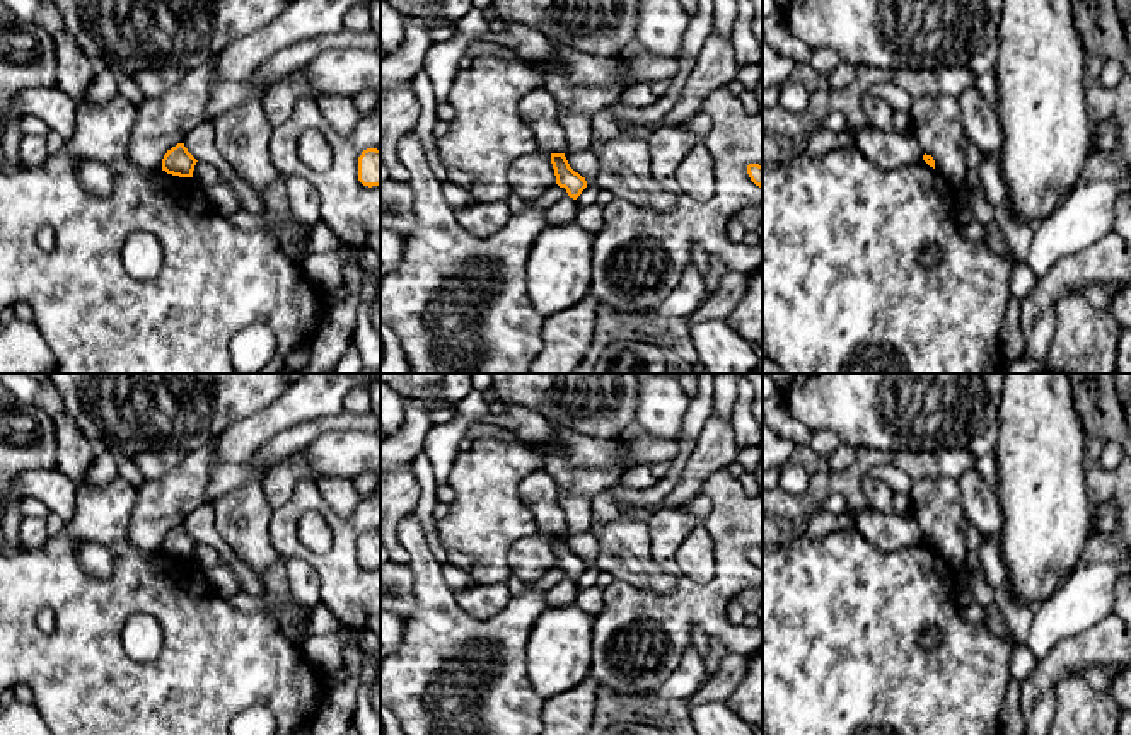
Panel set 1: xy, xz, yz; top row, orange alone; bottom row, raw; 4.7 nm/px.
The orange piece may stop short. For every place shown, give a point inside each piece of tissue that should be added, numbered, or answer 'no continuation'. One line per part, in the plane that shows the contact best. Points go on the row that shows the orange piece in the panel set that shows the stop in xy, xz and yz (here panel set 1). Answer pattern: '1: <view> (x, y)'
no continuation

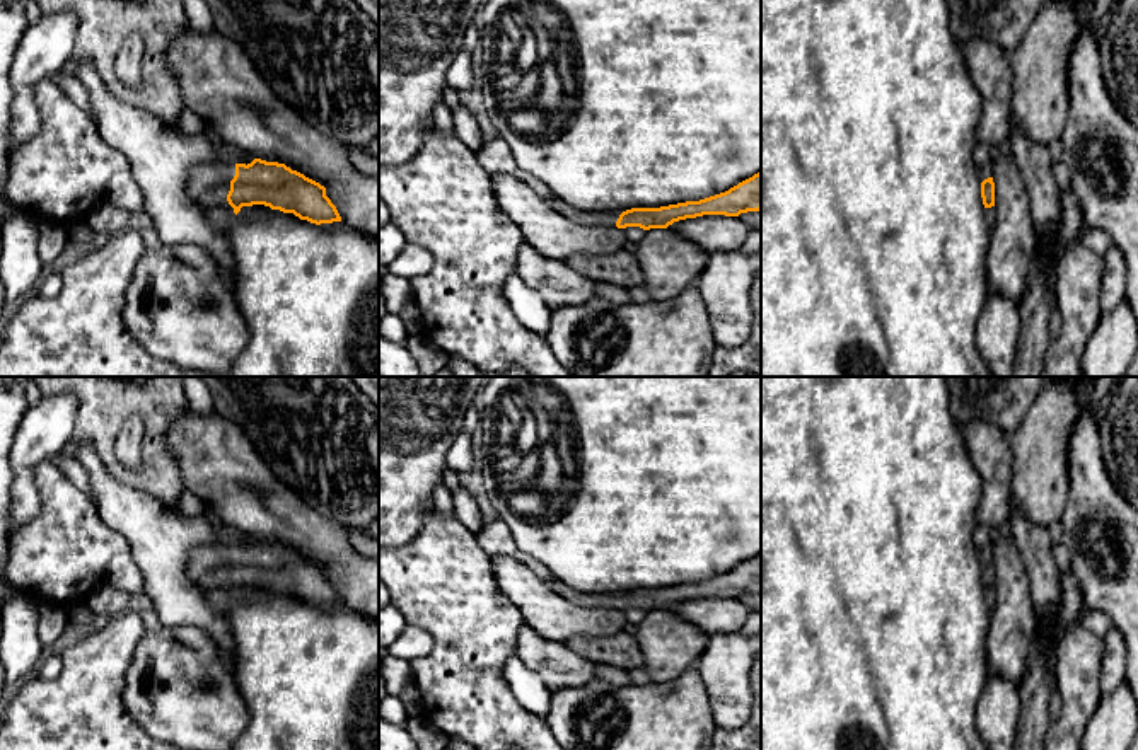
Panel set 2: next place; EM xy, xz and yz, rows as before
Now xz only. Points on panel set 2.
1: xz (608, 219)

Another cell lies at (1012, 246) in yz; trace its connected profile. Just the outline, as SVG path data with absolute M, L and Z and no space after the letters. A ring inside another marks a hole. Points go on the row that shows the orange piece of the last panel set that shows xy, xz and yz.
M1012 155L993 160L995 210L986 271L993 290L1020 303L1036 256L1031 201Z

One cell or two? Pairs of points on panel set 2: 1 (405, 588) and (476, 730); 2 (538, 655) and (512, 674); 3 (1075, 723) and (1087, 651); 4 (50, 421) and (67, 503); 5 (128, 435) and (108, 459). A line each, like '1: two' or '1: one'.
1: one
2: two
3: one
4: two
5: two

